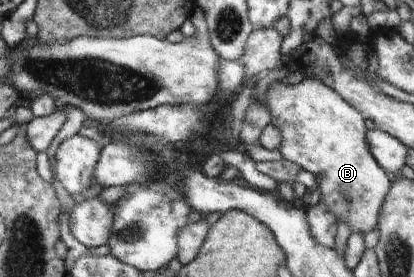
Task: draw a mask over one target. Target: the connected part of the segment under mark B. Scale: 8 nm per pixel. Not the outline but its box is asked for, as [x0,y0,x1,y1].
[266,77,393,235]

